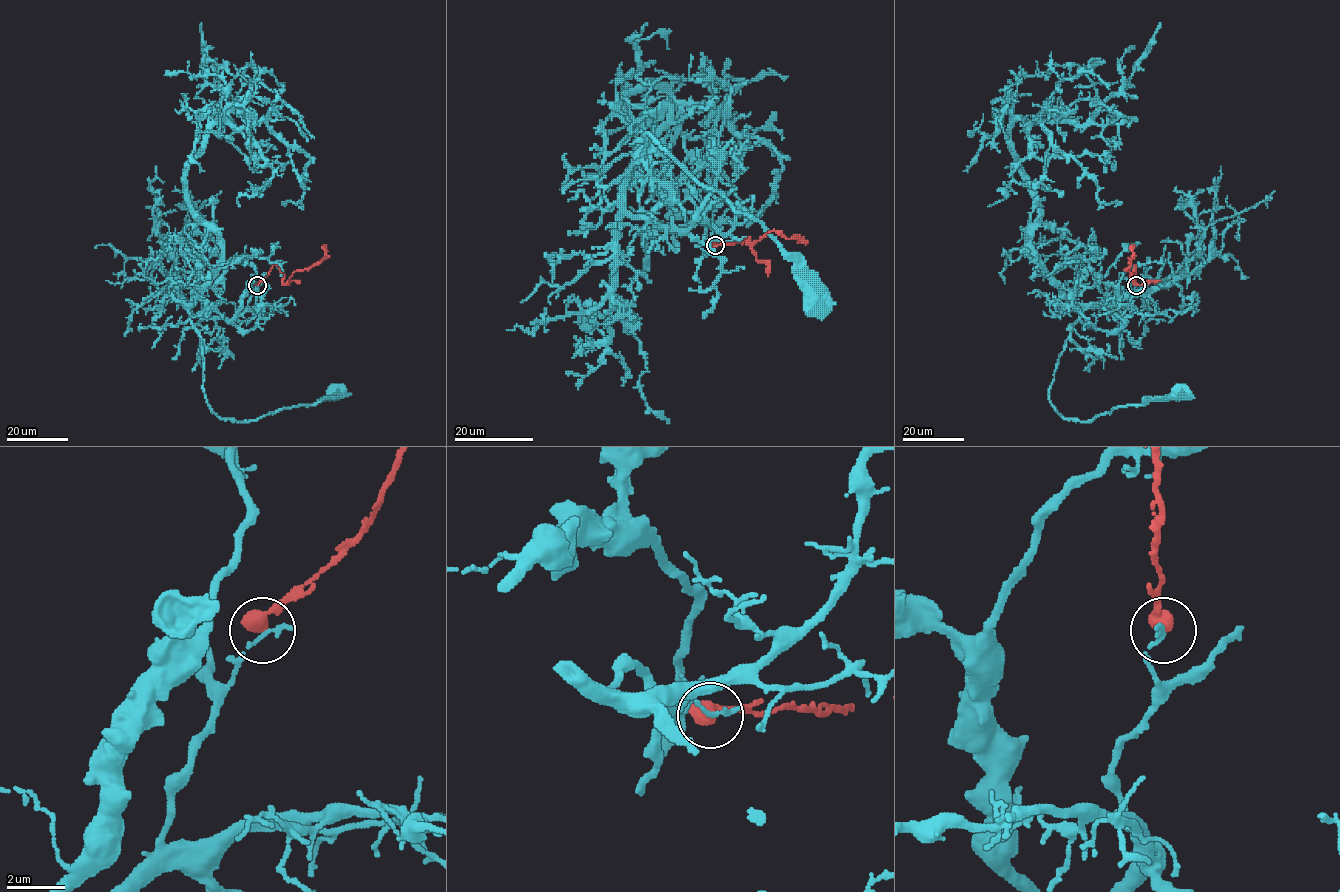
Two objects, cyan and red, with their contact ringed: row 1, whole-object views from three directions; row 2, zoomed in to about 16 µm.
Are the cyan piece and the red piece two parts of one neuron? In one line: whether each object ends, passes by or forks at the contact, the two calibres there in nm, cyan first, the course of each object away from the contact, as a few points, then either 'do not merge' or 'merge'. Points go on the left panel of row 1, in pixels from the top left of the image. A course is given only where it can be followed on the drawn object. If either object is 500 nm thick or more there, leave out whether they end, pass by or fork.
160 nm thick on the cyan side, 550 nm on the other; cyan runs (257, 285), (230, 320), (186, 307), (201, 340), (209, 407), (221, 418), (257, 420), (337, 399), (337, 393); red runs (257, 285), (273, 265), (284, 275), (284, 284), (296, 271), (317, 264), (324, 257), (323, 245); do not merge

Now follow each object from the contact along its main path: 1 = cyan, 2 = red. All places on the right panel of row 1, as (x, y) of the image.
1: (1136, 285), (1126, 320), (1107, 307), (1086, 308), (1072, 326), (1050, 403), (1064, 418), (1087, 420), (1182, 393)
2: (1136, 285), (1135, 265), (1131, 275), (1135, 284), (1133, 275), (1124, 270), (1131, 264), (1134, 245)

